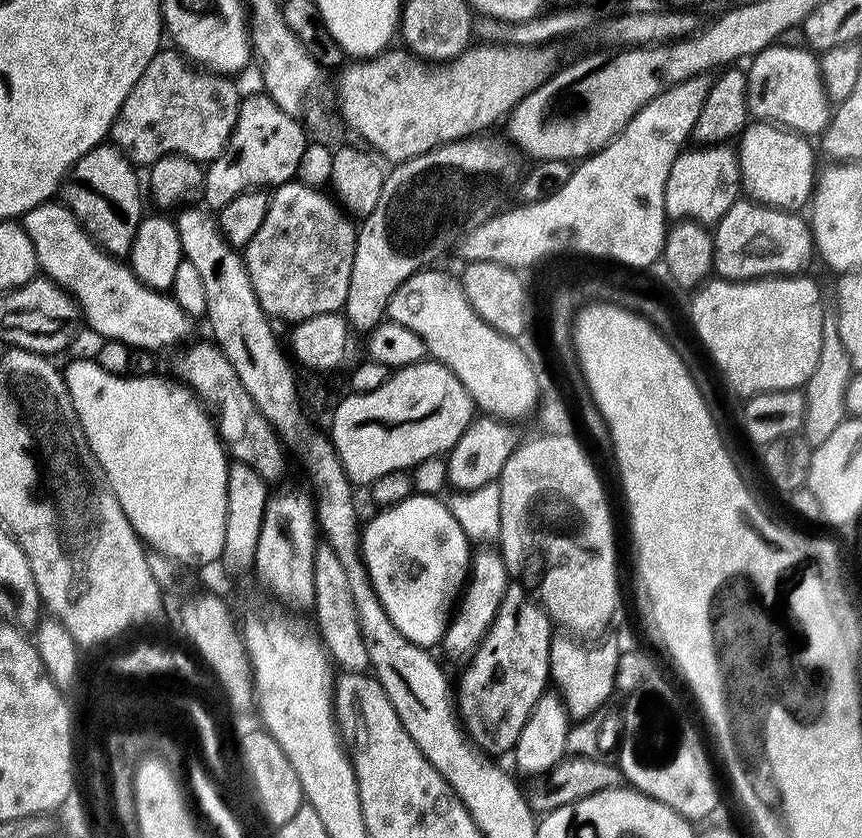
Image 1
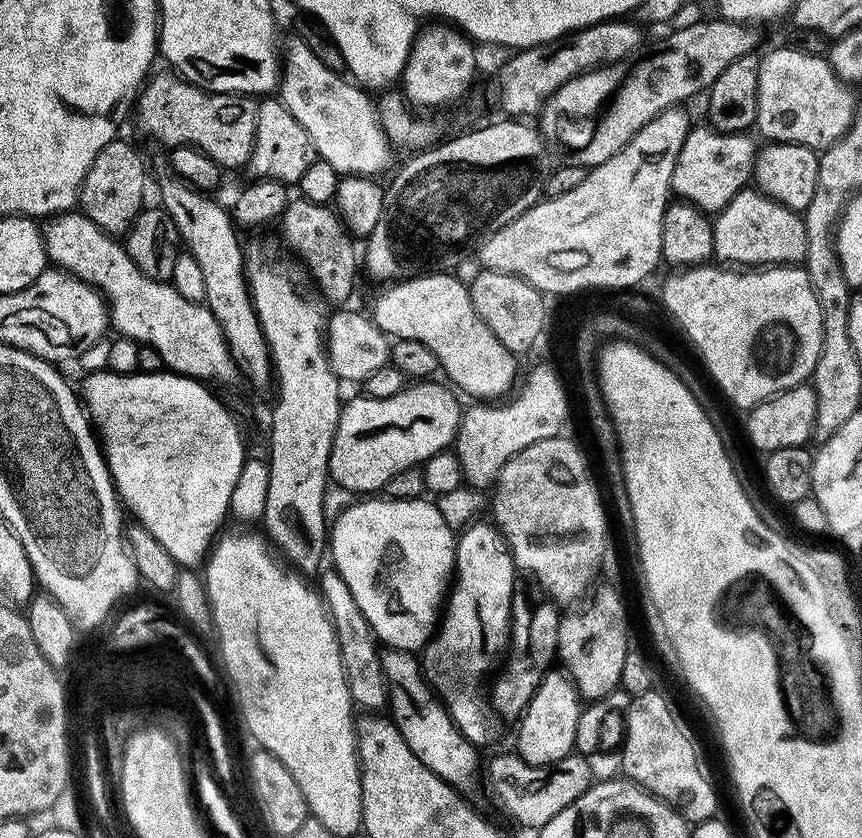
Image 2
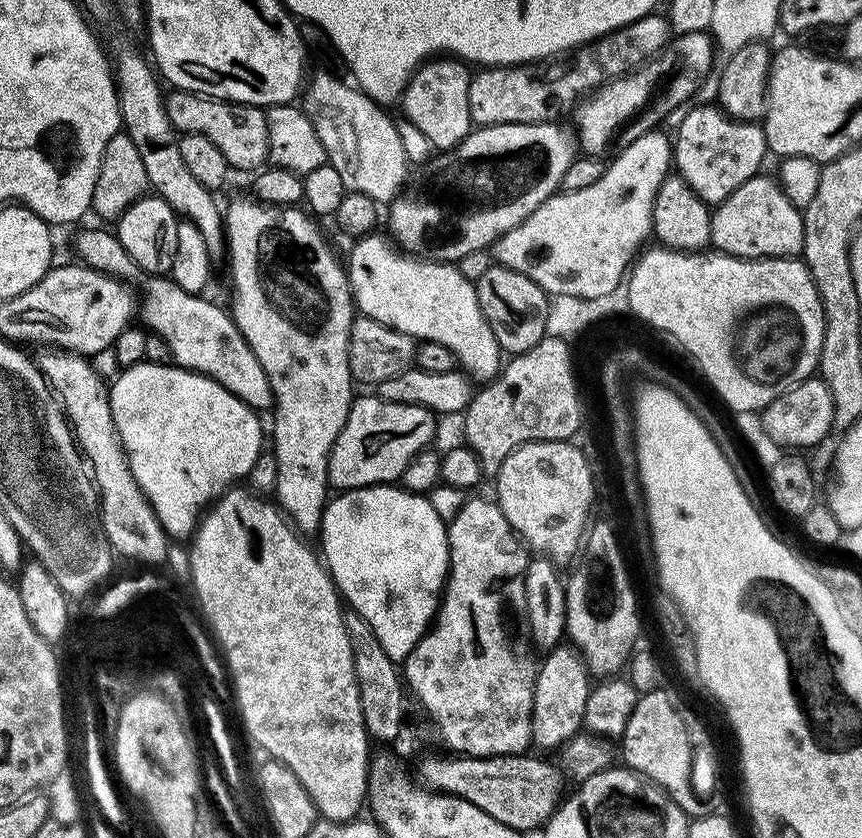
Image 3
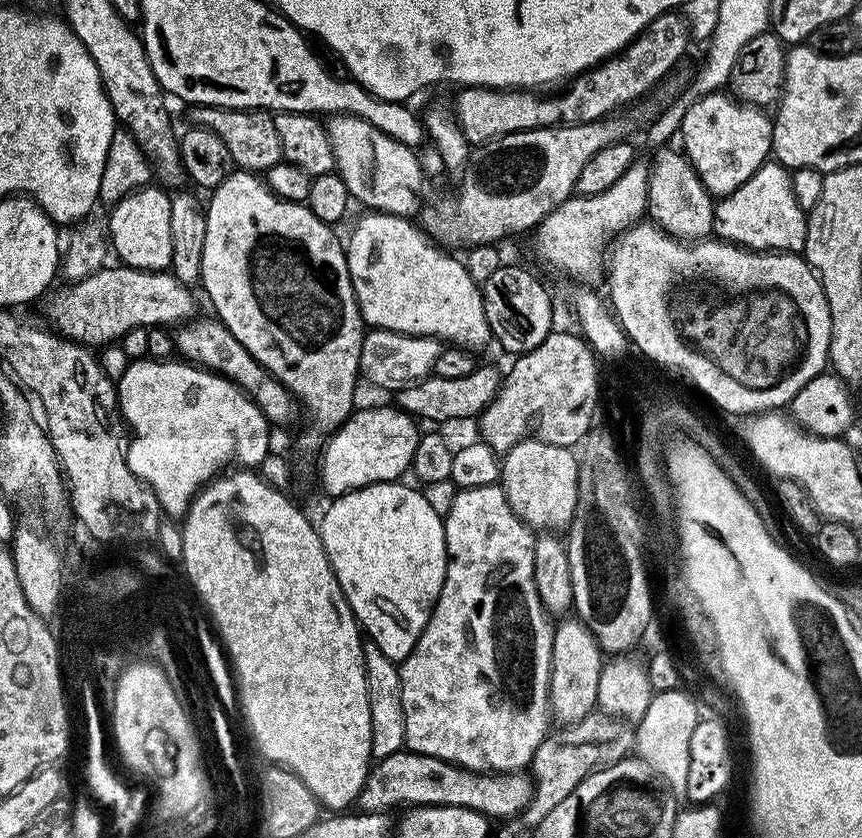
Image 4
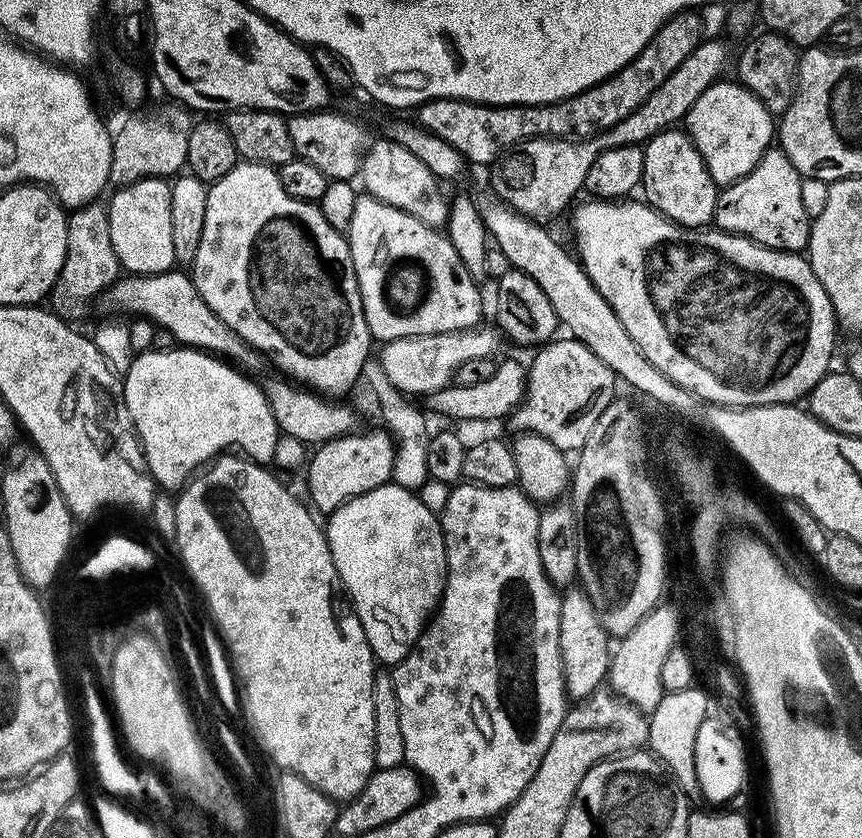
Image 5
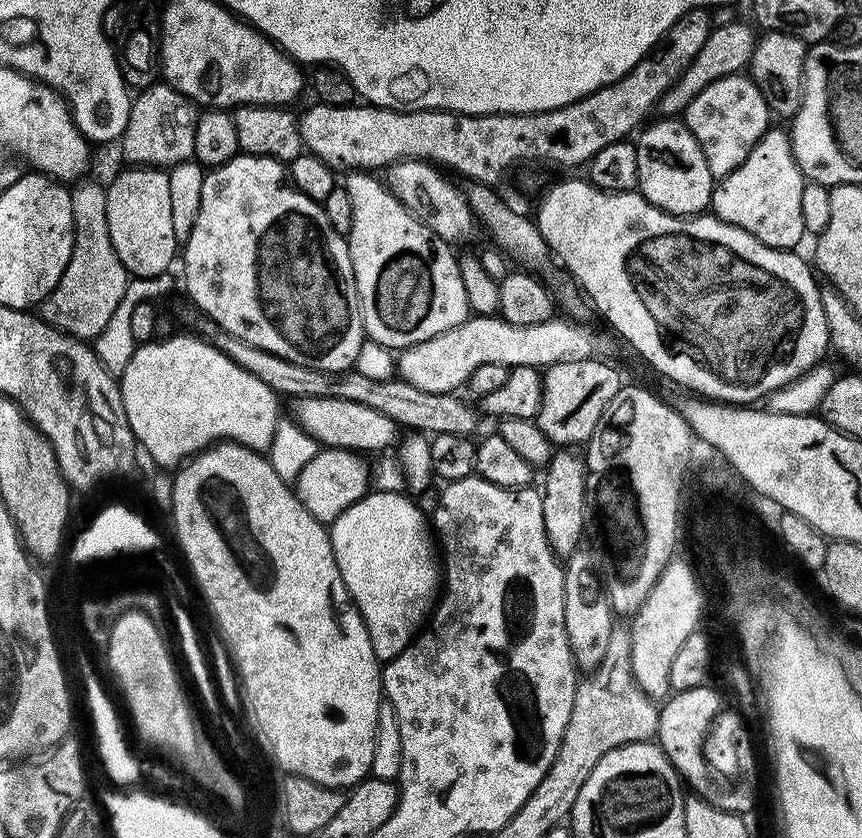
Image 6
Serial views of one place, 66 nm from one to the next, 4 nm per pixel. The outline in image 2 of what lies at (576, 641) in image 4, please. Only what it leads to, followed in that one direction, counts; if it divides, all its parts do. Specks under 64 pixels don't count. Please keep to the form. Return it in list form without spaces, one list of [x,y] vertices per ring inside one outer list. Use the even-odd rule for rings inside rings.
[[[549,670],[544,673],[526,711],[519,717],[515,751],[528,764],[545,766],[573,755],[578,734],[578,718],[582,711],[582,697],[567,671]]]

